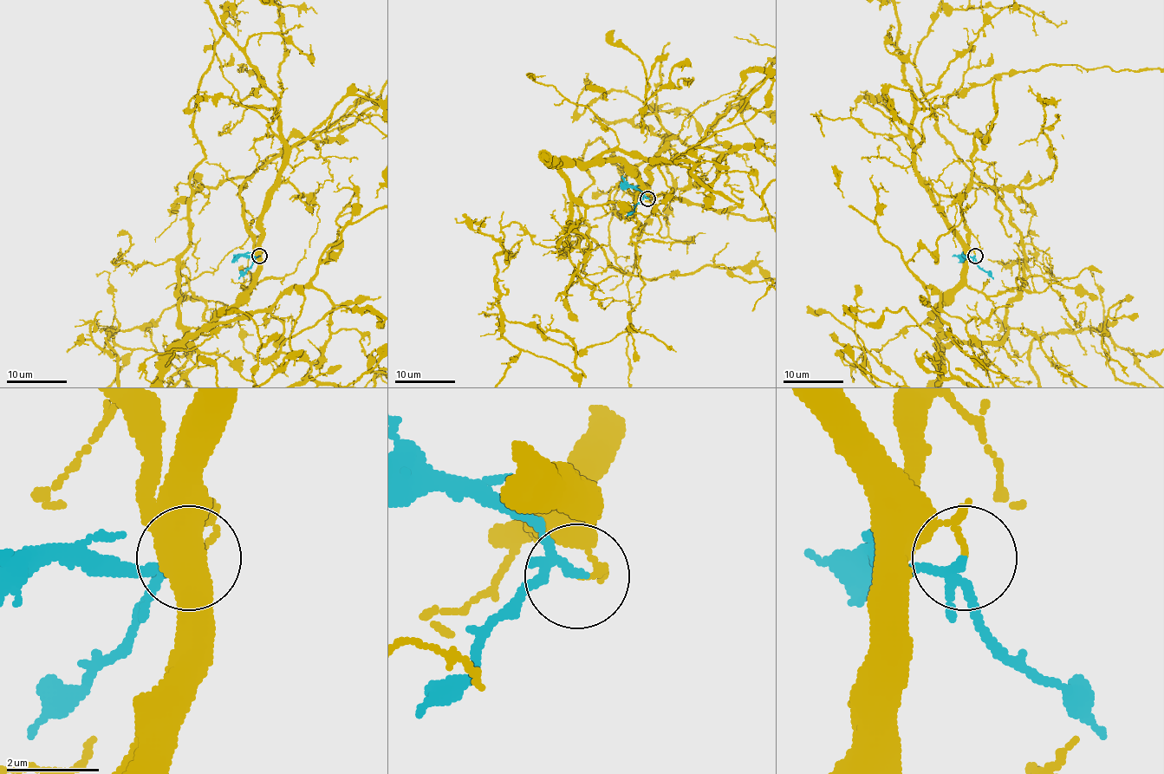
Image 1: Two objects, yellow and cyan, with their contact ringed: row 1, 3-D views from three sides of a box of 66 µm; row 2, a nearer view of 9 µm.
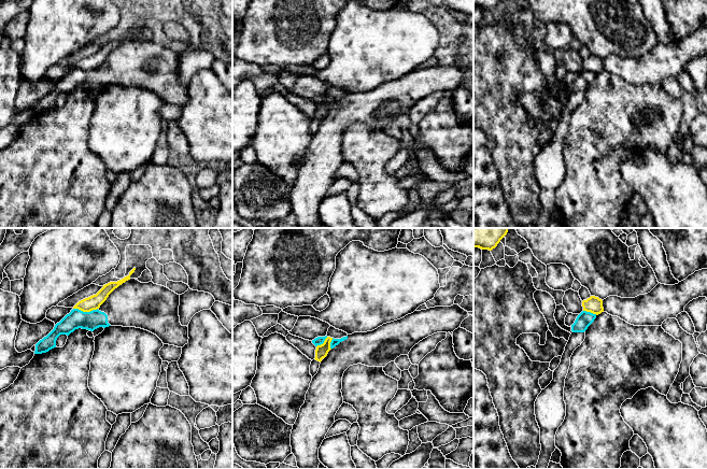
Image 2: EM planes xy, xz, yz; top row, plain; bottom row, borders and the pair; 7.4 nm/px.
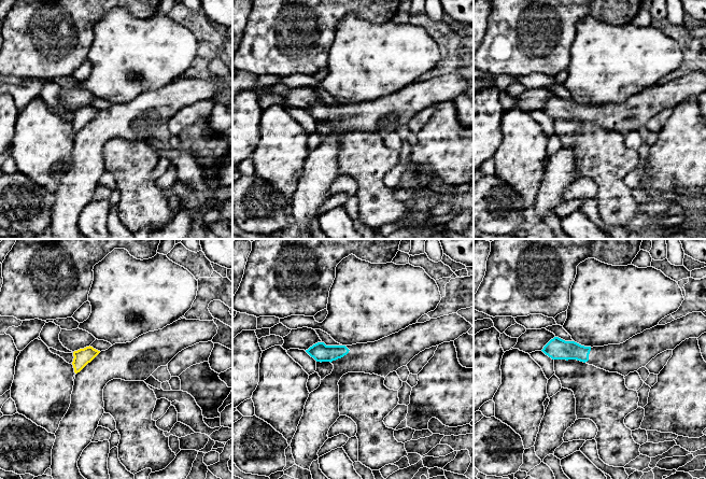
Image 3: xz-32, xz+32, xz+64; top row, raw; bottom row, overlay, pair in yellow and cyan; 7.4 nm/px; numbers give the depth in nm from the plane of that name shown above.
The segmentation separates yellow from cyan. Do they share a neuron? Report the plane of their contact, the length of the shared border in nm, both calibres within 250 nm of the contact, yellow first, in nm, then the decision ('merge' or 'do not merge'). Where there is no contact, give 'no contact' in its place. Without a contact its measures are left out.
xy | 180 nm | 110/140 nm | do not merge

